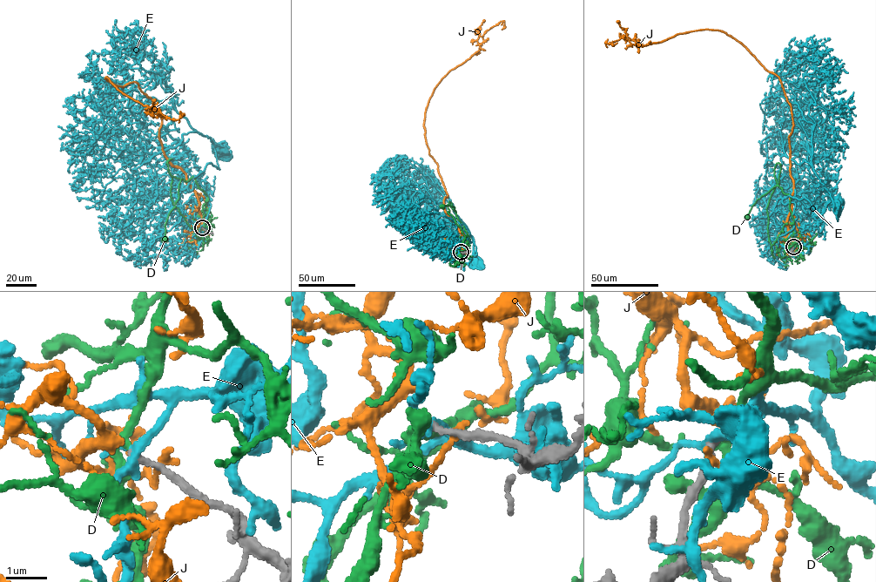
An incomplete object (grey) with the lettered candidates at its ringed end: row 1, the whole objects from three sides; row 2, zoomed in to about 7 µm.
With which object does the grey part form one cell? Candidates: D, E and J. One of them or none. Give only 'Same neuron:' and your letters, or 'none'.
Same neuron: D

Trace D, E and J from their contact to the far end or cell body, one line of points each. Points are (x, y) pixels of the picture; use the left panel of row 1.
D: (202, 227), (207, 196), (195, 178), (181, 179), (178, 199), (165, 224), (165, 239)
E: (202, 227), (205, 190), (189, 183), (209, 163), (219, 169), (219, 148)
J: (203, 227), (196, 193), (165, 155), (157, 105), (138, 83), (104, 78), (157, 114), (180, 111)

